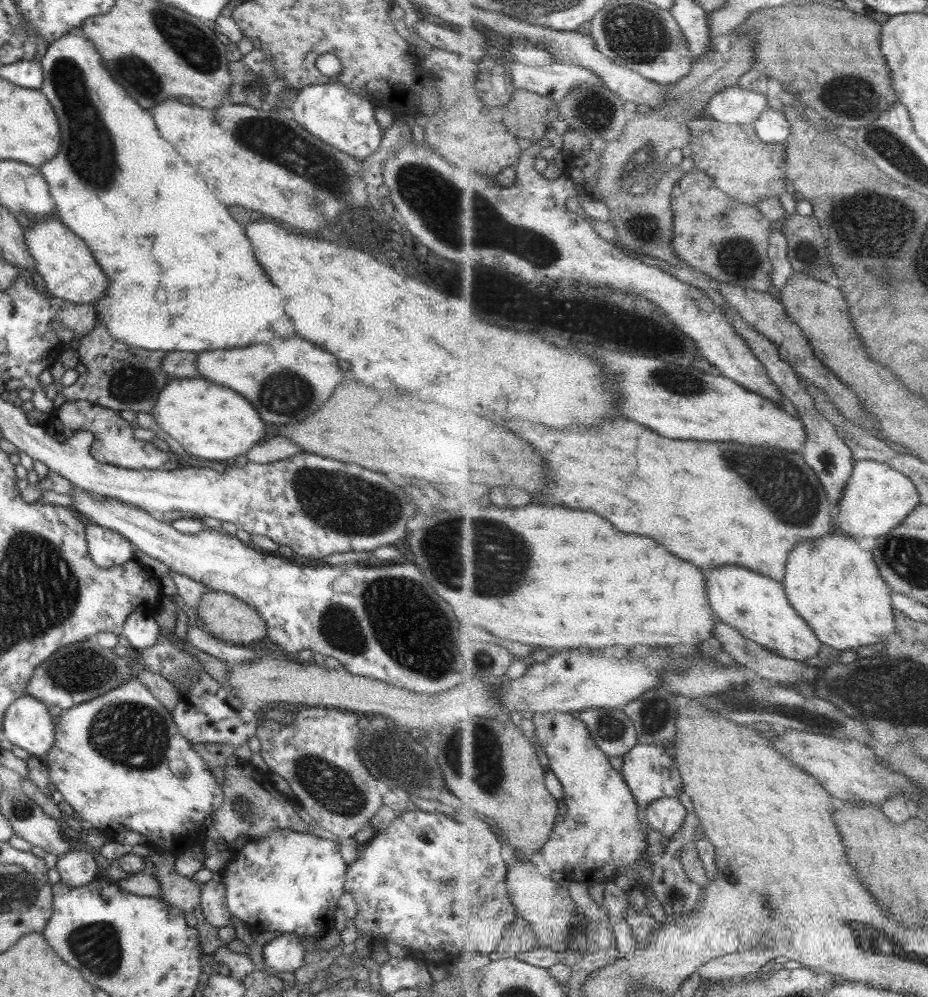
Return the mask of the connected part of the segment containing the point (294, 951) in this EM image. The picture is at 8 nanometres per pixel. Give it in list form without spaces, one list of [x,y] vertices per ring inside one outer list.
[[[283,933],[262,945],[263,964],[273,975],[280,972],[293,973],[299,969],[305,964],[305,953],[295,933]]]

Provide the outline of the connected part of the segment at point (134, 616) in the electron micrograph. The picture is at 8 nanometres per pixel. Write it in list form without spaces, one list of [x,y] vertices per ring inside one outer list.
[[[133,612],[124,622],[122,635],[128,640],[134,652],[139,652],[156,643],[159,635],[158,625],[154,622],[153,616],[145,617],[141,613]]]

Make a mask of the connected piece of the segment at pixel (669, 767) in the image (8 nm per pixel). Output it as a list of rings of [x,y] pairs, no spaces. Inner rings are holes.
[[[639,742],[623,758],[622,775],[625,777],[632,793],[636,796],[637,804],[640,806],[642,813],[651,804],[652,800],[664,796],[677,797],[681,792],[684,792],[681,773],[678,768],[675,768],[673,758],[661,745],[644,745]]]

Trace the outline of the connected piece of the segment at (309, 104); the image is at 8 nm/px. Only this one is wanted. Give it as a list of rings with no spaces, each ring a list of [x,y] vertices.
[[[315,84],[304,86],[288,106],[292,119],[316,137],[354,159],[363,160],[377,150],[381,128],[373,118],[373,106],[366,97],[349,92],[342,84]]]

